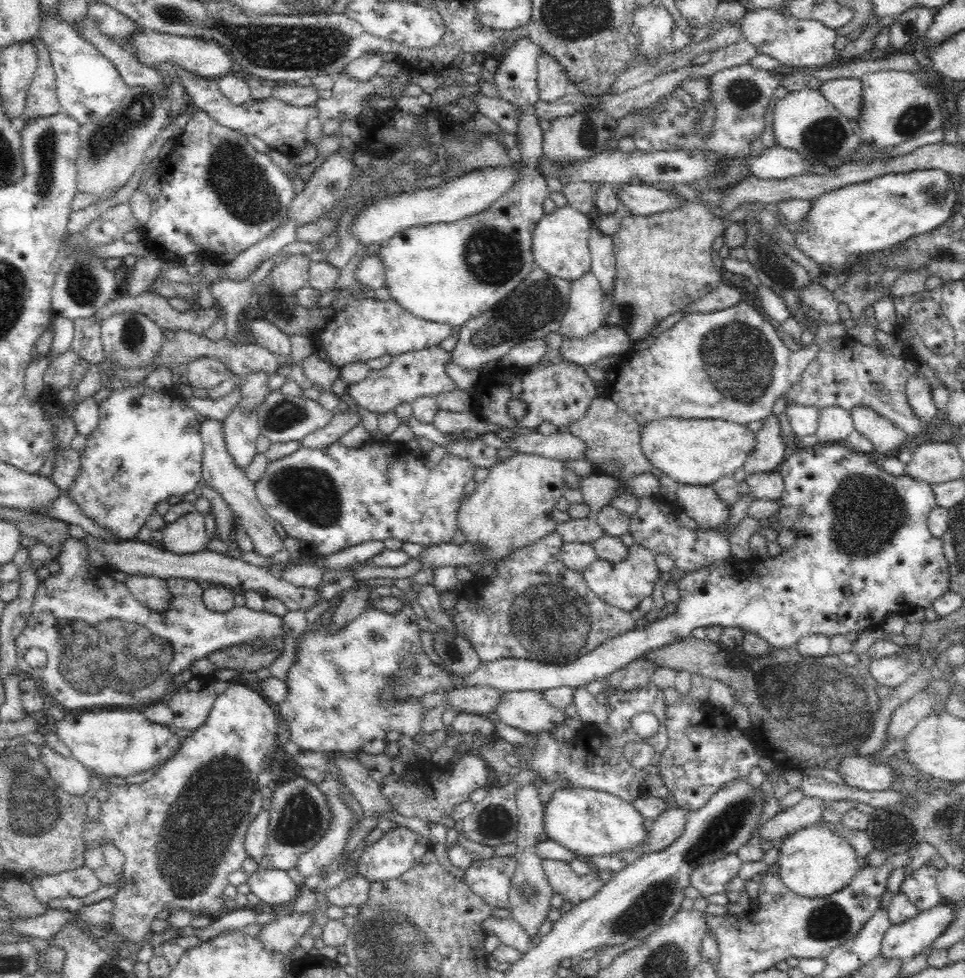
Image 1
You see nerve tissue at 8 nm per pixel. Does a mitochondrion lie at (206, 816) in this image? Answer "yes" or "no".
yes

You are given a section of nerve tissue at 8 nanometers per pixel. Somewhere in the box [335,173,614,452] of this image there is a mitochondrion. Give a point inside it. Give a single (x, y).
(538, 303)

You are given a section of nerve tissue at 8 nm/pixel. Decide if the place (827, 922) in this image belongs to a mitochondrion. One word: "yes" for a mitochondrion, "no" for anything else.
yes

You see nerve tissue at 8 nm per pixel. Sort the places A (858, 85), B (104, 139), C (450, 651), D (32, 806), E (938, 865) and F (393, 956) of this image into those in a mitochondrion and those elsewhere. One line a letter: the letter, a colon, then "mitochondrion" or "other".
A: other
B: mitochondrion
C: mitochondrion
D: mitochondrion
E: other
F: mitochondrion

